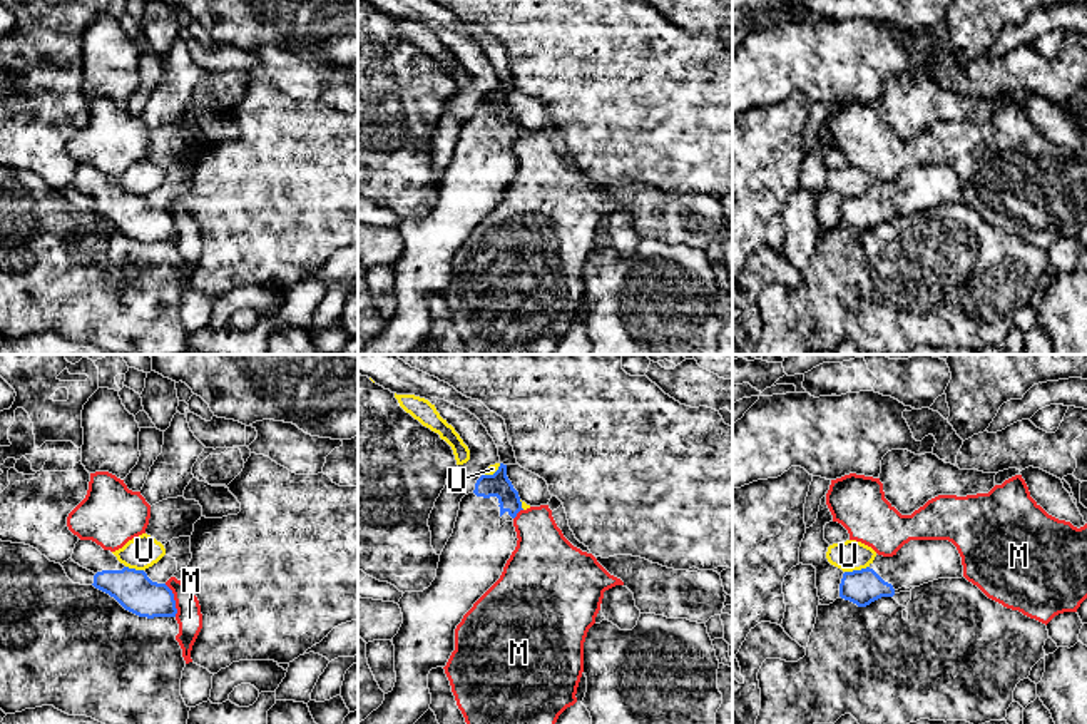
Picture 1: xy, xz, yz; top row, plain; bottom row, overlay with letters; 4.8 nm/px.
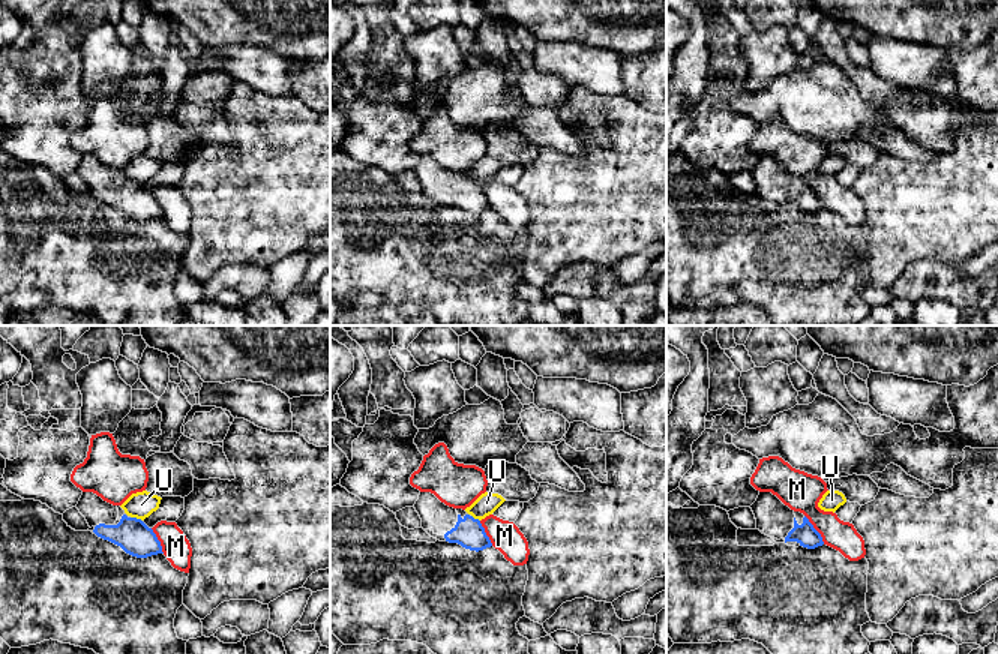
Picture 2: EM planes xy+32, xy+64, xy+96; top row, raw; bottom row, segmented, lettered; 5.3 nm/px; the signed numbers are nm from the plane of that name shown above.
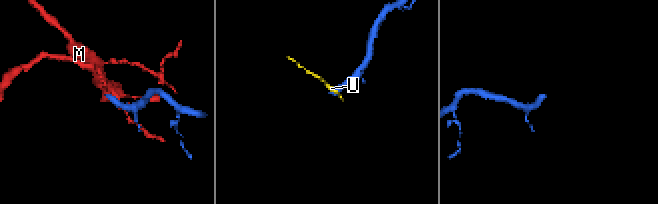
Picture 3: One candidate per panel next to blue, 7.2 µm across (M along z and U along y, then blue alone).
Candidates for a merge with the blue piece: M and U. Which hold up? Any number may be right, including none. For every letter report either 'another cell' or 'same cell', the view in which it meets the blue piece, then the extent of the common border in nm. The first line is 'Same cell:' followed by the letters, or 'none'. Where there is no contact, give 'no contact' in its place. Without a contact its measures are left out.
Same cell: none
M: another cell | xy | 170 nm
U: another cell | yz | 120 nm

